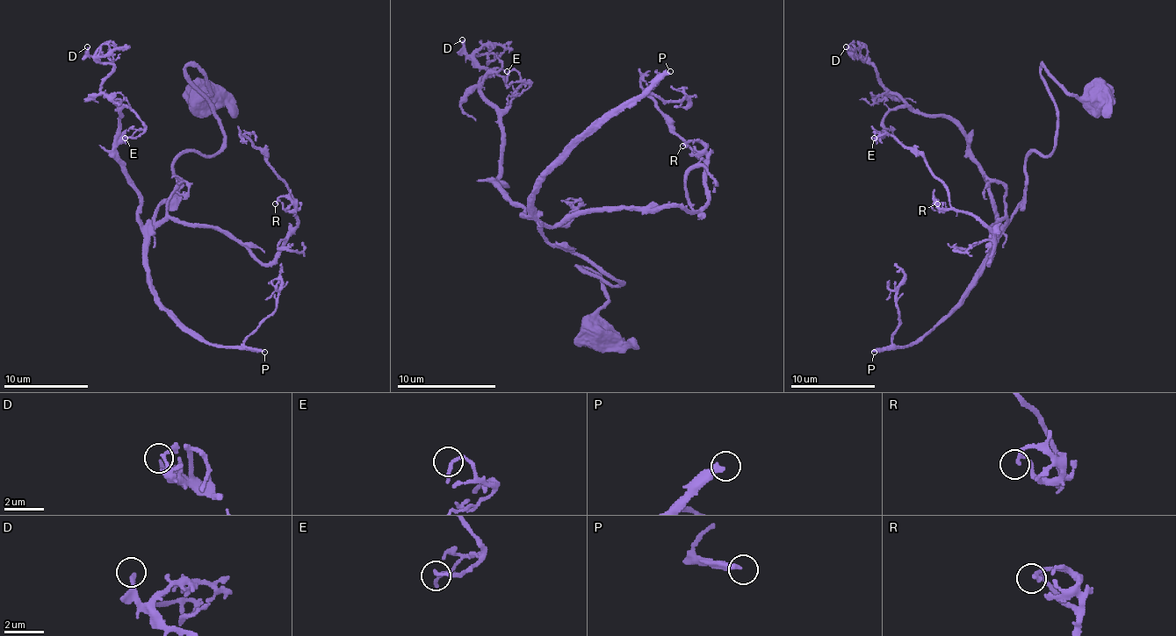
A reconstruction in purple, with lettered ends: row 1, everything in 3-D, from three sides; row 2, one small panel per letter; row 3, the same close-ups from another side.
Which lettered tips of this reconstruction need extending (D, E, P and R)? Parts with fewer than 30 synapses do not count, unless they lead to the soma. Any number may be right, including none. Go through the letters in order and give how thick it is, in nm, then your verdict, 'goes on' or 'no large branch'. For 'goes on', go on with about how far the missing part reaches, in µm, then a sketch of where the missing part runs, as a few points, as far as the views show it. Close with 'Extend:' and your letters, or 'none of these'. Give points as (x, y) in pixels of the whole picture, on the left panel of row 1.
D: calibre 190 nm; no large branch
E: calibre 200 nm; no large branch
P: calibre 320 nm; goes on; missing 300 µm
R: calibre 200 nm; no large branch
Extend: P

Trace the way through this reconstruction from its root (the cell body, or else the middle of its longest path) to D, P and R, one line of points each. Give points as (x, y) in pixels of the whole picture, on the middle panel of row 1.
D: (546, 227), (529, 219), (497, 185), (501, 113), (479, 91), (479, 82), (492, 71), (465, 49), (462, 39)
P: (546, 227), (531, 212), (531, 197), (539, 189), (541, 180), (580, 140), (645, 96), (670, 71)
R: (546, 227), (606, 210), (699, 210), (707, 200), (707, 148), (697, 140), (682, 146)

